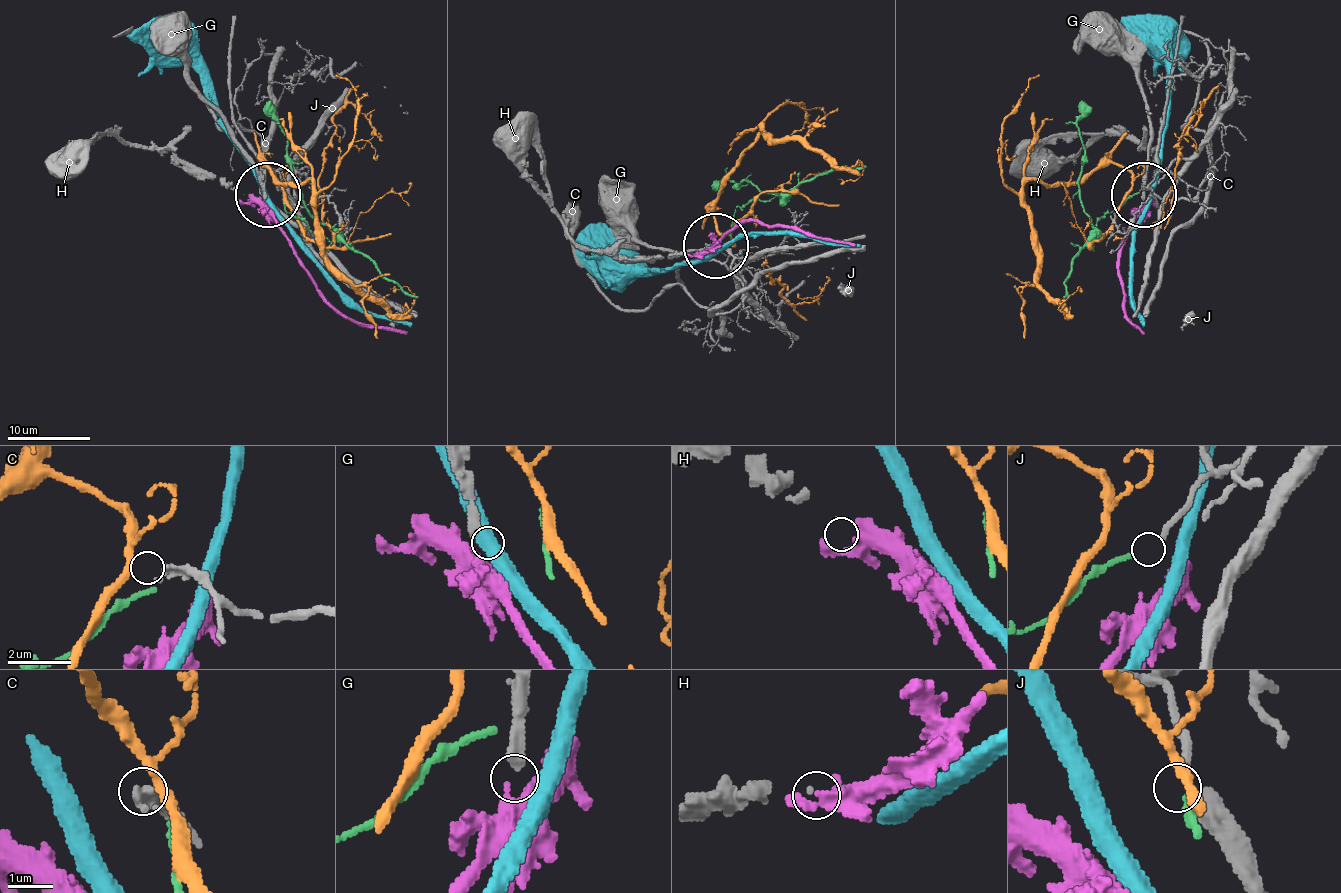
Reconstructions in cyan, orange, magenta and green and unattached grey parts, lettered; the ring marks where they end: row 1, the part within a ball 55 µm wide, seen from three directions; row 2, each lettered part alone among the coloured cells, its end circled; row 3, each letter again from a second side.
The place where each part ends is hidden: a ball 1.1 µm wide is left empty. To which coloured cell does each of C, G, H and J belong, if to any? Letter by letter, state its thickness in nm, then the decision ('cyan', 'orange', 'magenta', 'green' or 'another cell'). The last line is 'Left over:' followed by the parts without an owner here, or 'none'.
C: 130 nm | another cell
G: 280 nm | another cell
H: 30 nm | magenta
J: 180 nm | green
Left over: C, G

